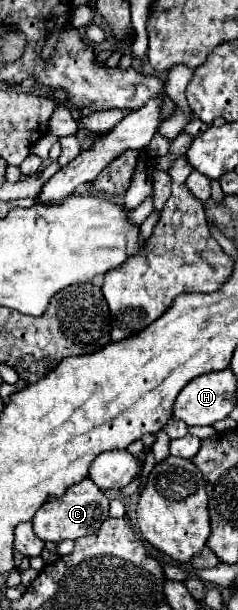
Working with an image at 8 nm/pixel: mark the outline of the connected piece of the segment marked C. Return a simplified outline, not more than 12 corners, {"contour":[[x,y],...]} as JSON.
{"contour":[[91,479],[51,497],[33,517],[41,541],[93,535],[109,499]]}

